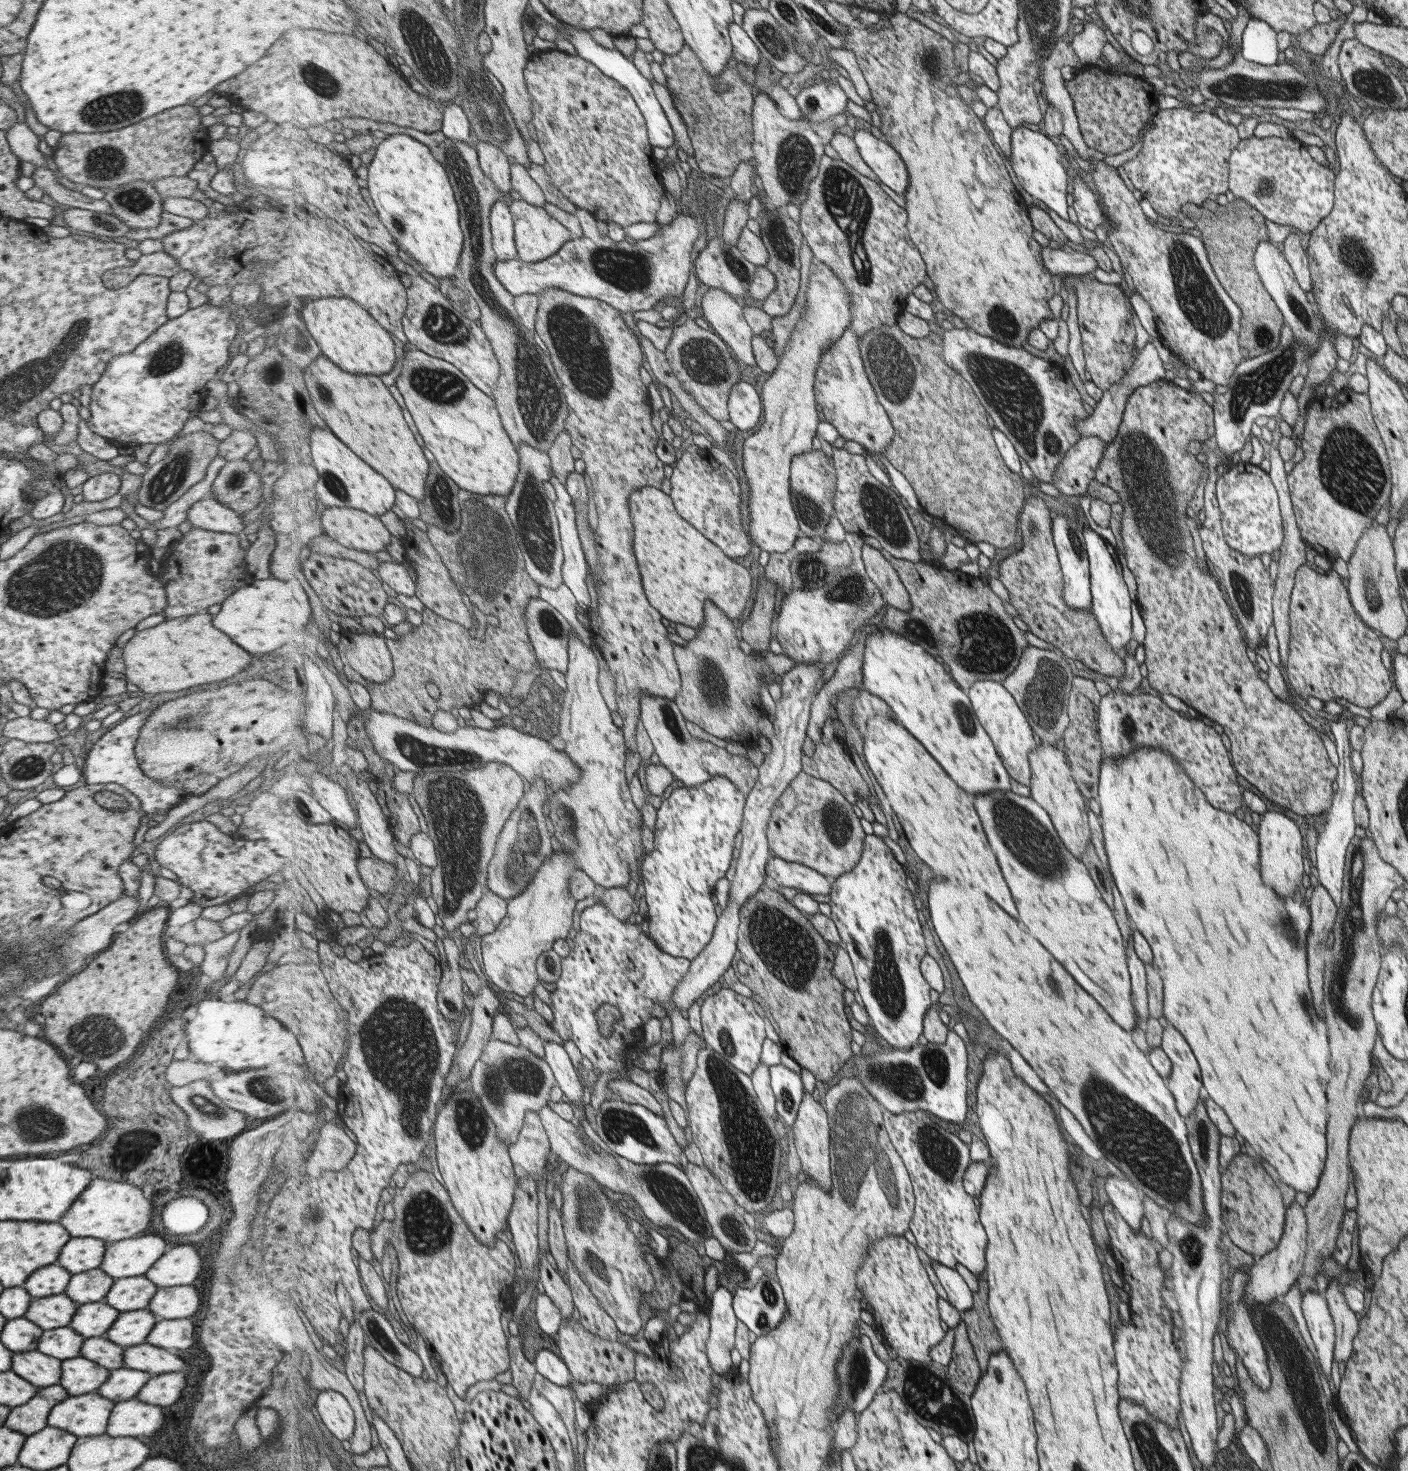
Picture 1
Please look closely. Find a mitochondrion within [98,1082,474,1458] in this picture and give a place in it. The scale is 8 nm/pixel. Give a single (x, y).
(428, 1230)

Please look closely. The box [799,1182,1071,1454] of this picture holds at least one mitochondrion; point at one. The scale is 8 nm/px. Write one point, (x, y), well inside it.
(920, 1383)

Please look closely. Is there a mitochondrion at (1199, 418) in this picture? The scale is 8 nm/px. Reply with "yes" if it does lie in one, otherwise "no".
no

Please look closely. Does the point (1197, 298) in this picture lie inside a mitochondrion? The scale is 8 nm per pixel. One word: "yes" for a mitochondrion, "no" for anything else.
yes

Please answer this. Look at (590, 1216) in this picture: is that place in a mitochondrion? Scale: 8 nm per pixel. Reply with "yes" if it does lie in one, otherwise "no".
yes

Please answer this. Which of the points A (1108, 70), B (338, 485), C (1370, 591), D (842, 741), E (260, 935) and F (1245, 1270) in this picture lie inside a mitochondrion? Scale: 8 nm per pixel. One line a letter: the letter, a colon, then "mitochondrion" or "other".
A: other
B: mitochondrion
C: mitochondrion
D: other
E: other
F: other

